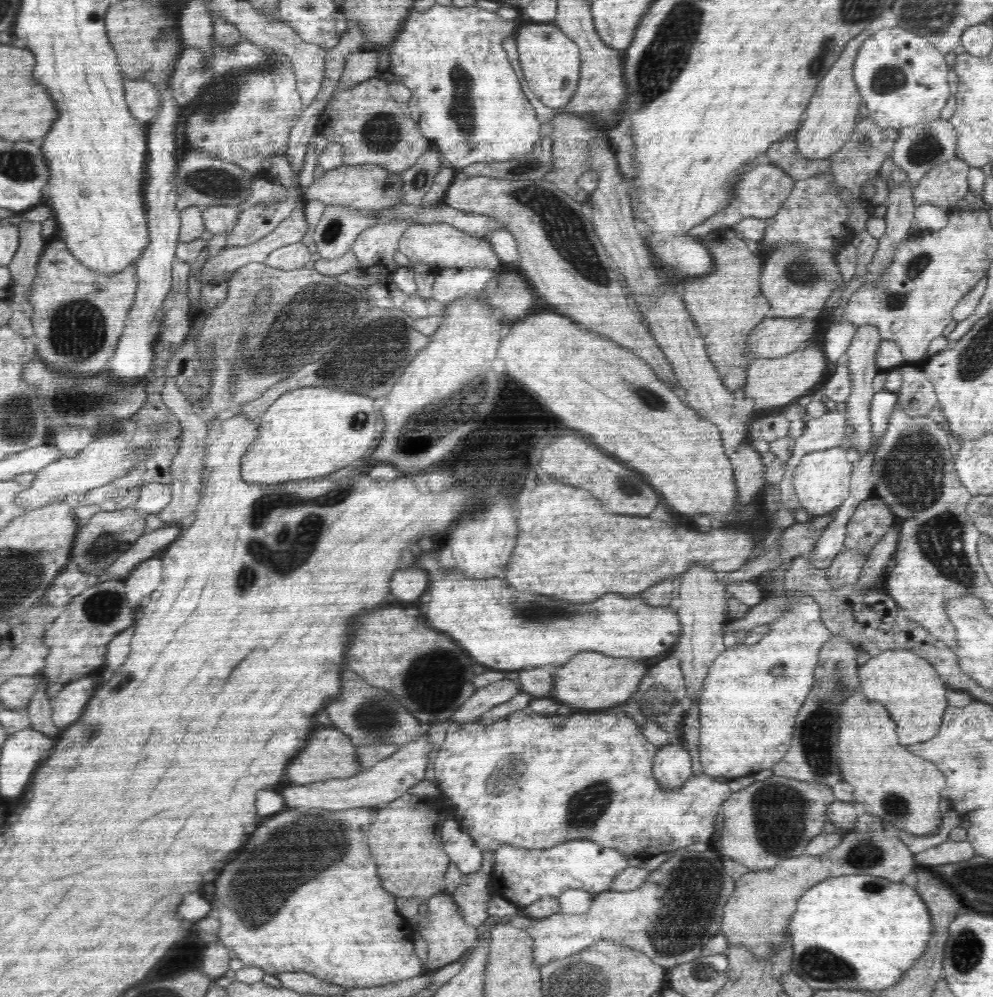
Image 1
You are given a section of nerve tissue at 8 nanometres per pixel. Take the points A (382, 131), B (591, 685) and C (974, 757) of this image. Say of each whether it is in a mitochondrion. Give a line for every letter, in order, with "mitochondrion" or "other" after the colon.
A: mitochondrion
B: other
C: mitochondrion

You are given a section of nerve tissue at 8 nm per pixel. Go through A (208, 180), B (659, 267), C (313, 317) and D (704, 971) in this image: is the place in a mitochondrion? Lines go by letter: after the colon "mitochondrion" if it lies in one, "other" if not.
A: mitochondrion
B: other
C: mitochondrion
D: mitochondrion

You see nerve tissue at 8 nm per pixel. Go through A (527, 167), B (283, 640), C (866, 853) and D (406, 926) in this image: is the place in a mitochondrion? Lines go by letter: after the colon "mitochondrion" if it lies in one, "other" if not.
A: mitochondrion
B: other
C: mitochondrion
D: other

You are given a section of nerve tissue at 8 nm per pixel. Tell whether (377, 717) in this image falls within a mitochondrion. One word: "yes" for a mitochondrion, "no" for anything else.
yes

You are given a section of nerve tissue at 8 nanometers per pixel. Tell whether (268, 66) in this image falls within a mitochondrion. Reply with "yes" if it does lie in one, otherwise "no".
no

